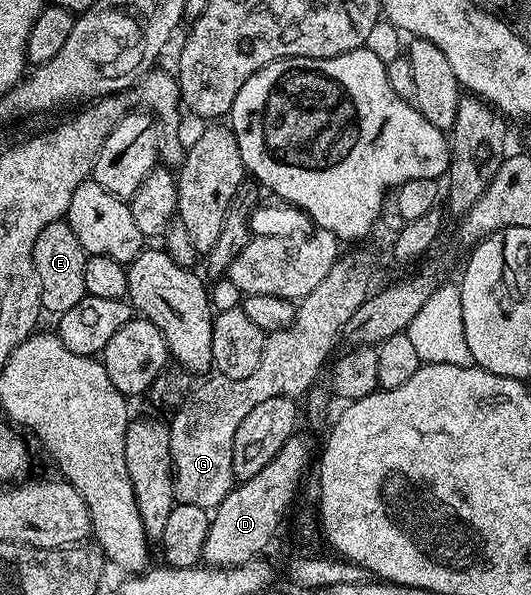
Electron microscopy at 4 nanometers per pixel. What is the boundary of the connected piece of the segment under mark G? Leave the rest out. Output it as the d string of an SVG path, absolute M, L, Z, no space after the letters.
M350 251L339 254L332 265L328 277L312 289L297 304L293 323L278 331L269 332L264 345L264 357L260 357L260 365L248 377L243 379L226 379L215 374L214 379L206 379L191 390L185 403L173 412L174 420L169 420L170 452L174 462L174 498L177 502L198 505L207 509L218 507L228 497L228 493L236 486L232 469L232 445L236 437L236 429L240 429L240 421L260 405L260 401L268 401L268 397L305 396L310 388L319 382L318 374L322 366L335 354L334 346L342 339L344 325L348 325L348 317L360 309L360 305L371 294L370 278L374 275L374 255L370 251Z

